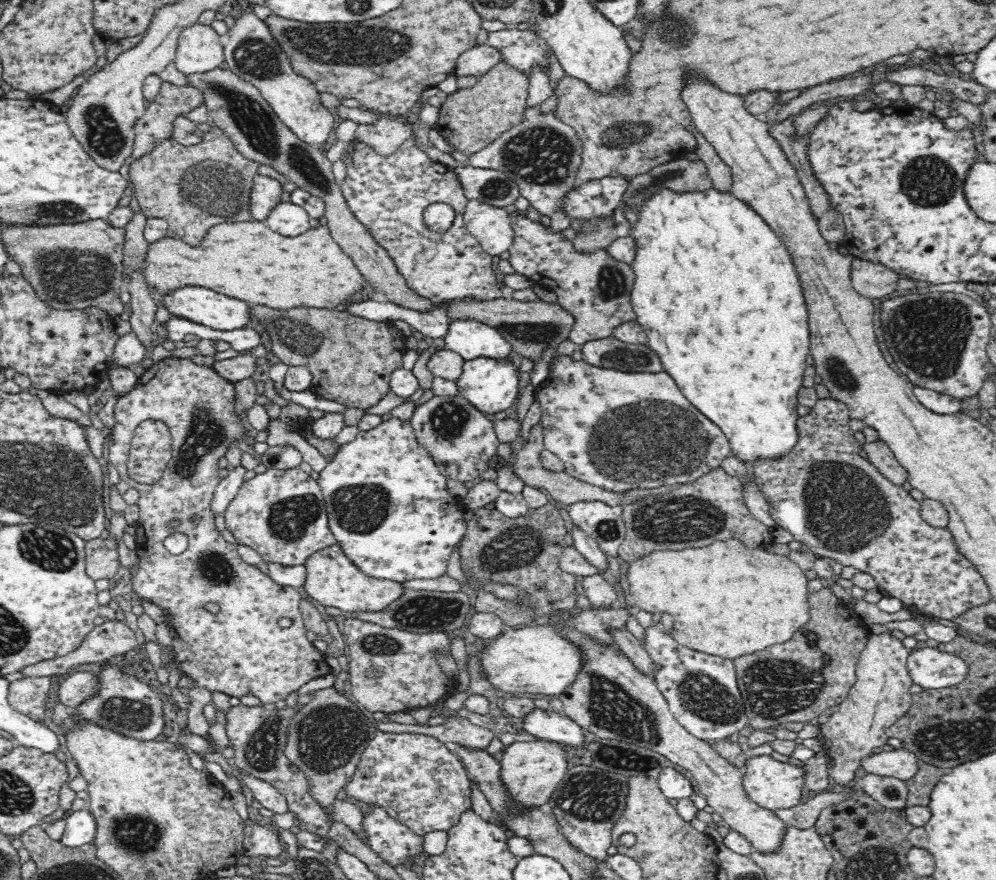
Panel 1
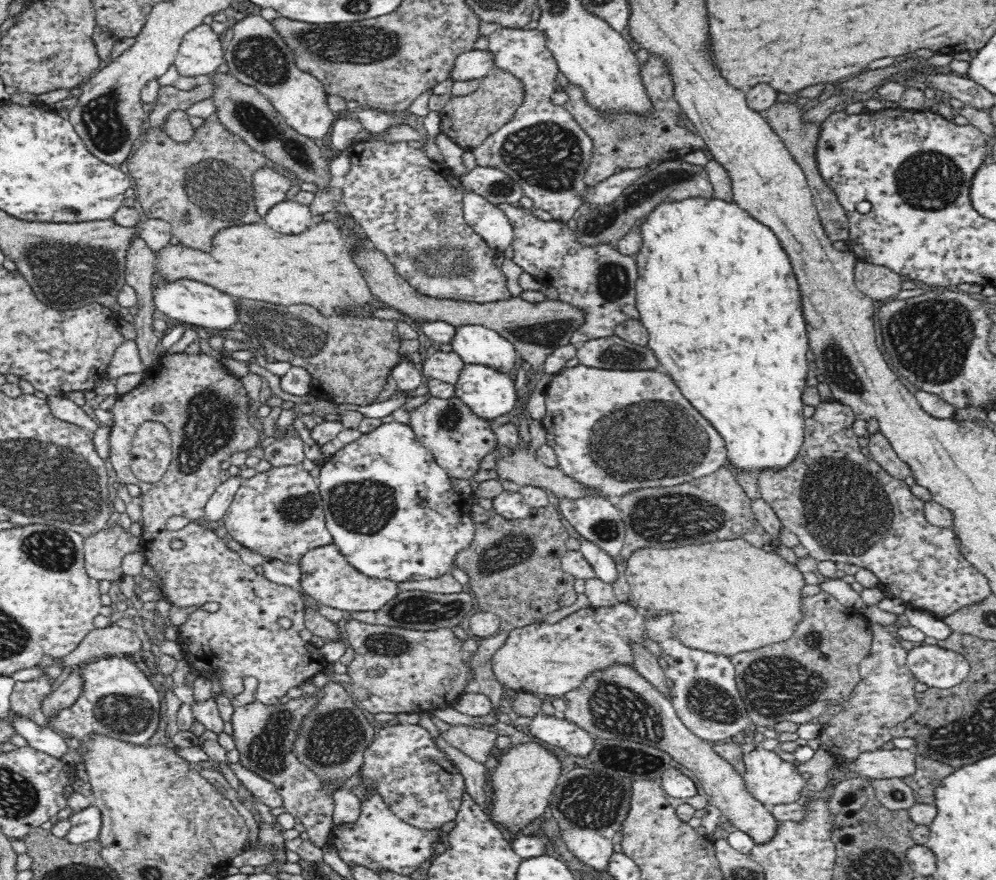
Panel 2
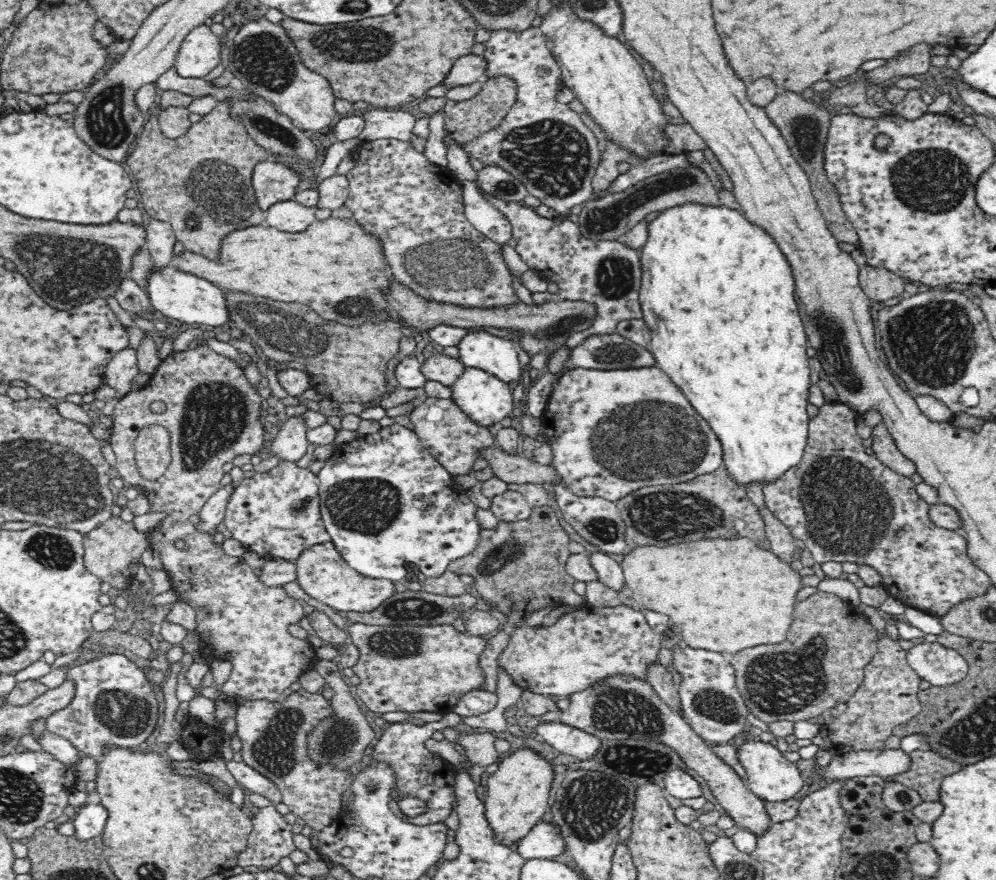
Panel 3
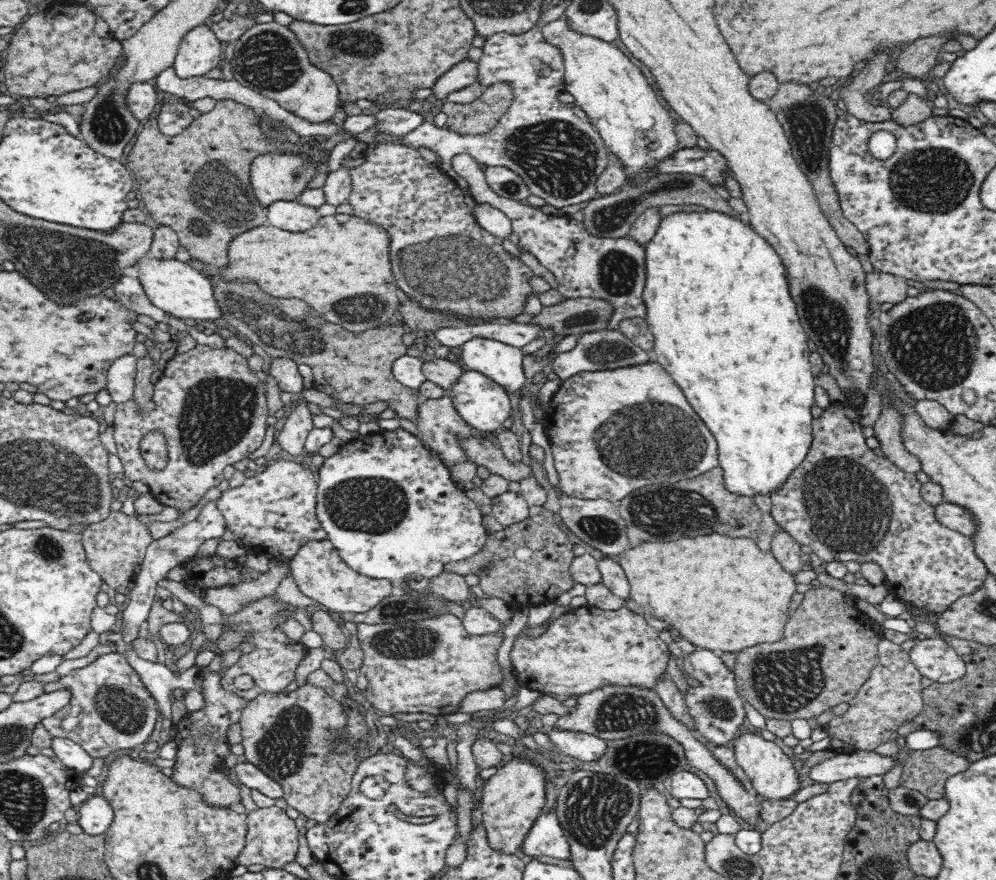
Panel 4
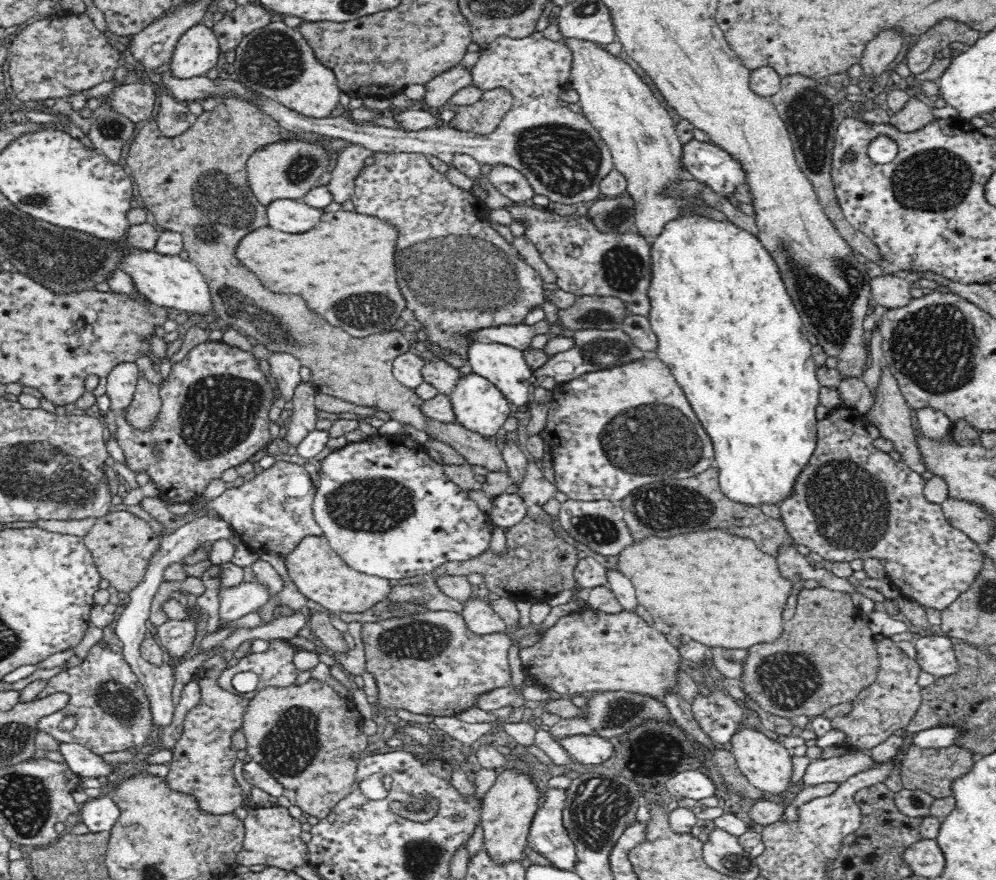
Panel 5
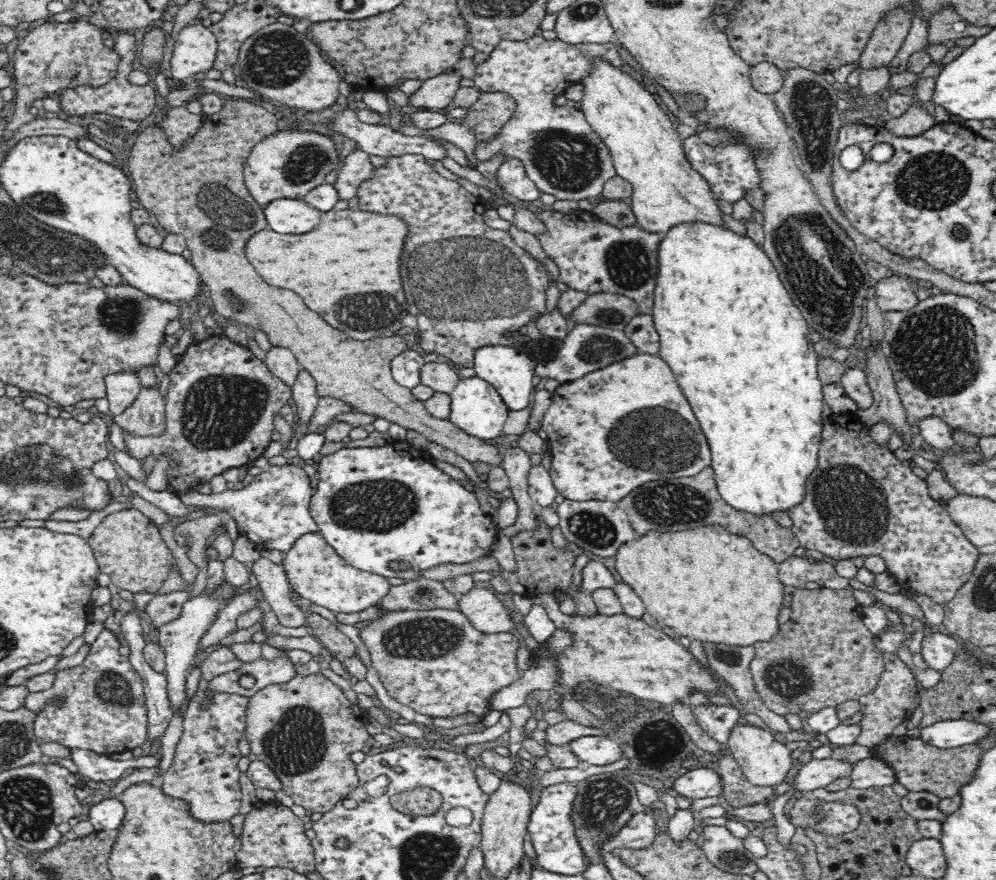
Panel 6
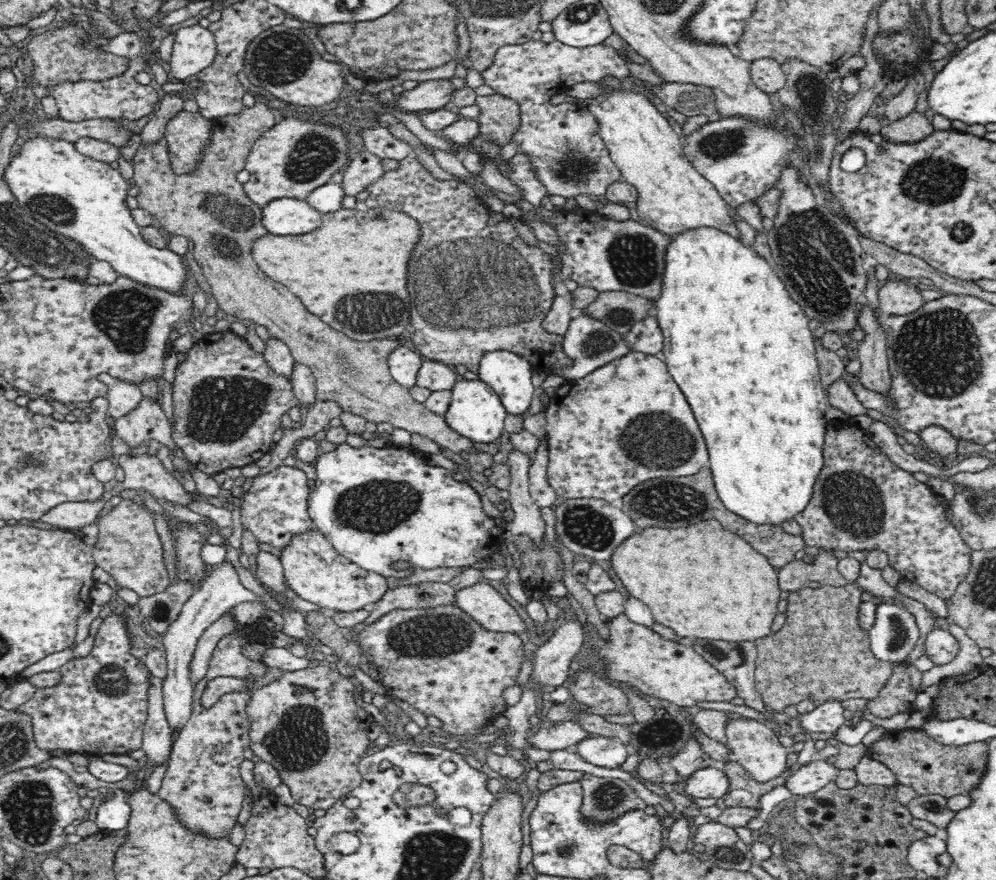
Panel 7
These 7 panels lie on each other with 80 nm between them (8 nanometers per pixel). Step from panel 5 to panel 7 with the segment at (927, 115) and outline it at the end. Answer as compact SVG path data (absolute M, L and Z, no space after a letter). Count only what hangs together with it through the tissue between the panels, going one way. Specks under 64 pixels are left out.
M914 110L898 120L885 121L879 136L892 142L918 142L934 131L926 115Z

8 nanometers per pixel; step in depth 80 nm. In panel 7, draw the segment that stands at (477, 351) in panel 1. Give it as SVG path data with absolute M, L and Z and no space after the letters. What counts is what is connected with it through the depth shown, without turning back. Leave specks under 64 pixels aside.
M506 350L485 353L478 362L478 378L498 393L509 414L522 415L534 398L531 364Z

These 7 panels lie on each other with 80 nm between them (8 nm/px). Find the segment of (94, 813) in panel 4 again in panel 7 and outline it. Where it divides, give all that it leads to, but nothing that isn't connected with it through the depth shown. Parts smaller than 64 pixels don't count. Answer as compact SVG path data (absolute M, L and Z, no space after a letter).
M116 792L114 797L106 797L104 802L99 803L96 811L96 820L100 830L121 830L126 829L131 816L130 805L124 794Z

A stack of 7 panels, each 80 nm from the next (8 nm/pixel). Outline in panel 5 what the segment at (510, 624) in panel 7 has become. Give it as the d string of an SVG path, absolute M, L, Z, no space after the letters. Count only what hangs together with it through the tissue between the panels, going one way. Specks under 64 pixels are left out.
M470 597L461 612L466 627L474 634L480 636L485 634L501 633L506 630L506 624L500 616L492 610L488 599Z

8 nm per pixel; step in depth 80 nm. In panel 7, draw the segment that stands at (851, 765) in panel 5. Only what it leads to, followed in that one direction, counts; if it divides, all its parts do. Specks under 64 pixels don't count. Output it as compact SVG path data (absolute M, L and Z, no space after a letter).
M815 757L810 764L800 768L788 780L786 786L792 795L806 796L835 782L835 778L840 772L842 771L834 766L833 759L824 760Z

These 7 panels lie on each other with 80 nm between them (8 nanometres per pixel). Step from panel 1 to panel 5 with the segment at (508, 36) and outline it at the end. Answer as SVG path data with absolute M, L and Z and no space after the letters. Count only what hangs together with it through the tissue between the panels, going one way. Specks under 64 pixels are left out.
M534 31L524 38L510 38L508 36L498 36L480 52L477 63L472 70L472 84L483 91L492 90L503 86L507 88L513 96L513 104L500 120L500 124L490 134L467 133L456 130L450 126L428 126L418 131L402 131L402 129L392 129L384 126L360 126L348 121L349 113L337 117L326 117L323 119L306 117L296 111L286 108L277 100L272 100L263 94L254 92L246 88L240 81L232 80L226 75L216 79L210 79L206 75L193 77L190 79L178 79L172 72L165 68L161 70L162 78L160 83L165 86L168 92L179 102L188 103L200 101L208 97L236 97L258 107L262 113L272 117L278 124L286 130L292 132L313 132L328 136L330 138L342 138L354 144L361 144L373 152L416 152L422 154L432 154L446 163L447 170L444 173L450 183L460 189L471 190L473 182L453 165L453 157L457 154L468 154L473 156L480 164L491 164L512 166L519 170L528 183L532 185L534 194L547 196L549 202L558 204L589 204L600 196L600 180L614 169L614 159L608 145L603 141L600 133L591 125L591 122L582 115L582 110L574 110L574 106L562 106L559 94L568 88L572 69L572 53L566 43L554 42L543 35L543 31Z

